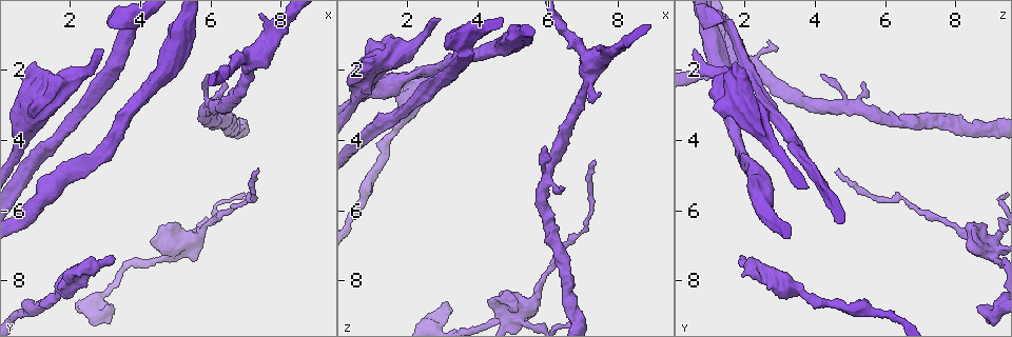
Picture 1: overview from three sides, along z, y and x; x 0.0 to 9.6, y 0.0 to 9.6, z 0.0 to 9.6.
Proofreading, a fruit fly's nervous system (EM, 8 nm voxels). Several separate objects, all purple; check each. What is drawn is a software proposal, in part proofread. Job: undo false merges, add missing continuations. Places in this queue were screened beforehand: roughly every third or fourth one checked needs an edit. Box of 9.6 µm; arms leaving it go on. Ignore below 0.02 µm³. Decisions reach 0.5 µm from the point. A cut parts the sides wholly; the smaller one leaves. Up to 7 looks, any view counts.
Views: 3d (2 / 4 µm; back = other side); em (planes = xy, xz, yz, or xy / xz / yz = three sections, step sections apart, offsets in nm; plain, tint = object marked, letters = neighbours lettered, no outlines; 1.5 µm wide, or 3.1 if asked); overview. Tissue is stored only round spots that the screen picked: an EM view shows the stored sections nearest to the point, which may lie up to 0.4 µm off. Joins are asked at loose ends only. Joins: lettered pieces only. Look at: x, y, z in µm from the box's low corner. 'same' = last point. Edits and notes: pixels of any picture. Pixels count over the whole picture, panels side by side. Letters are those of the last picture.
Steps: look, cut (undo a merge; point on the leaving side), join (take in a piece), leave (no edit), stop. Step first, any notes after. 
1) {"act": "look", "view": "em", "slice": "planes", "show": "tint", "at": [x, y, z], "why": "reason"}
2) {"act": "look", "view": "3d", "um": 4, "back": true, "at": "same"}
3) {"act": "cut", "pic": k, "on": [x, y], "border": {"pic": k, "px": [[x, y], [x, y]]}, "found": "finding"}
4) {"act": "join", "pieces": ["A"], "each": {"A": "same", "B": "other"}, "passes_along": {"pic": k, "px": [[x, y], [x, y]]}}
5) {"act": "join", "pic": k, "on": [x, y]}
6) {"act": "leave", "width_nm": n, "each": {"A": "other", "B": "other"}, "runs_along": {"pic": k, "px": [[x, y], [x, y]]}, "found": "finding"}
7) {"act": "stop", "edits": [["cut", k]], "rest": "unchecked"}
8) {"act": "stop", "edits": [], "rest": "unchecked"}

{"act": "look", "view": "em", "slice": "planes", "show": "letters", "at": [3.15, 8.70, 8.70], "why": "thick end"}

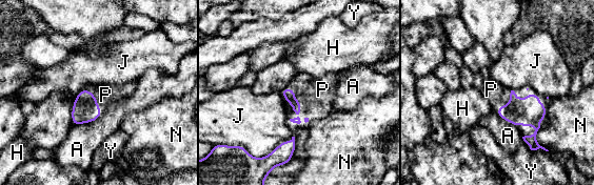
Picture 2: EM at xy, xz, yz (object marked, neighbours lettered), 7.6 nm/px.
{"act": "join", "pic": 2, "on": [105, 95], "each": {"A": "other", "H": "other", "J": "other", "N": "other", "P": "same", "Y": "other"}, "passes_along": {"pic": 2, "px": [[85, 109], [96, 99], [105, 95]]}, "found": "it goes on there"}

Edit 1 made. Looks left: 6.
{"act": "look", "view": "overview"}

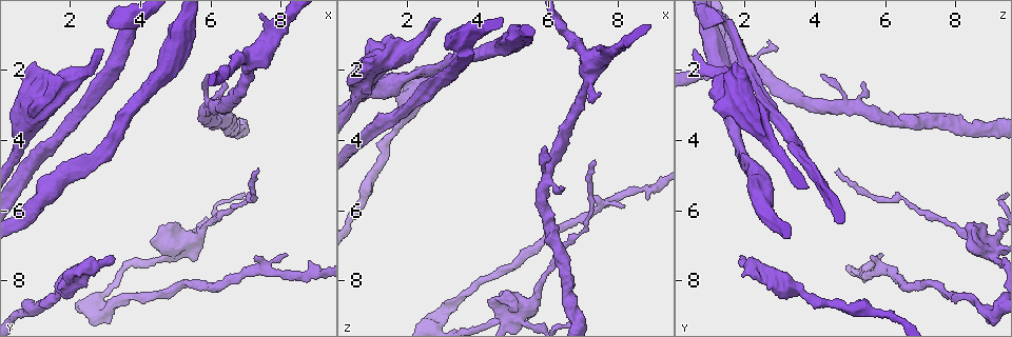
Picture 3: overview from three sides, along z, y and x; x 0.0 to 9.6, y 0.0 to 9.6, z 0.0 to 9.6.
{"act": "look", "view": "3d", "um": 2, "back": true, "at": [5.05, 6.40, 8.50], "why": "stops while still wide"}

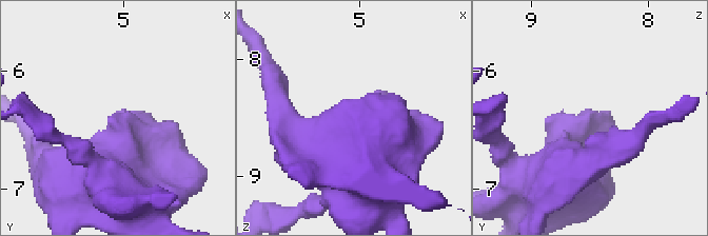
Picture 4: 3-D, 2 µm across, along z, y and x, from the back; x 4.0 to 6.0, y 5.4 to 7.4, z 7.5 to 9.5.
{"act": "look", "view": "em", "slice": "planes", "show": "letters", "at": [5.06, 6.36, 8.46], "why": "now the EM"}

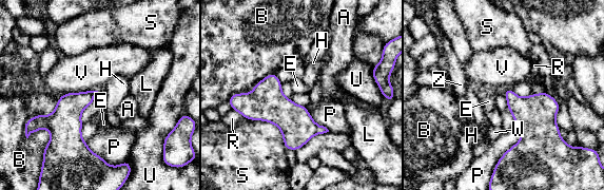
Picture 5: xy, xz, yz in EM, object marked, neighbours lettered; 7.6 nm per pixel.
{"act": "leave", "longest_contact_nm": ["S", 400], "each": {"A": "other", "B": "other", "E": "other", "H": "other", "L": "other", "P": "other", "R": "other", "S": "other", "U": "other", "V": "other", "W": "other", "Z": "other"}, "border": {"pic": 5, "px": [[97, 90], [65, 92], [62, 94]]}, "found": "no lettered piece goes on from it"}

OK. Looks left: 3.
{"act": "look", "view": "3d", "um": 4, "at": [7.25, 7.35, 5.55], "why": "free end"}

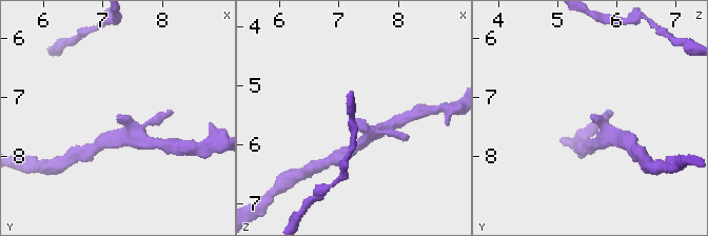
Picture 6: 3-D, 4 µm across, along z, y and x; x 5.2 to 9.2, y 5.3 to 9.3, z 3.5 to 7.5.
{"act": "look", "view": "em", "slice": "planes", "show": "letters", "at": [7.25, 7.35, 5.60], "why": "now the EM"}

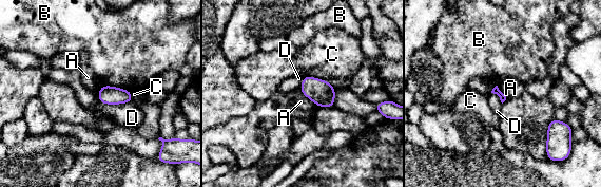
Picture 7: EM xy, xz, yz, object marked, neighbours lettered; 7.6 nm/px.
{"act": "leave", "longest_contact_nm": ["D", 280], "each": {"A": "other", "B": "other", "C": "other", "D": "other"}, "found": "no lettered piece goes on from it"}

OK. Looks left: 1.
{"act": "stop", "edits": [["join", 2]], "rest": "unchecked"}

